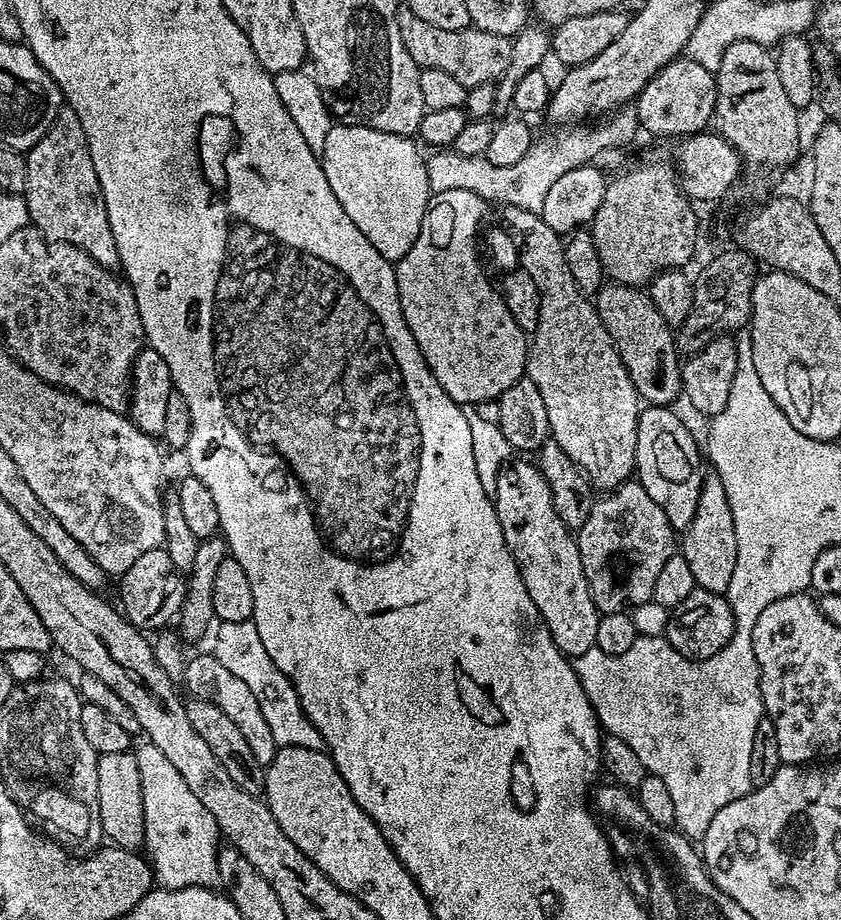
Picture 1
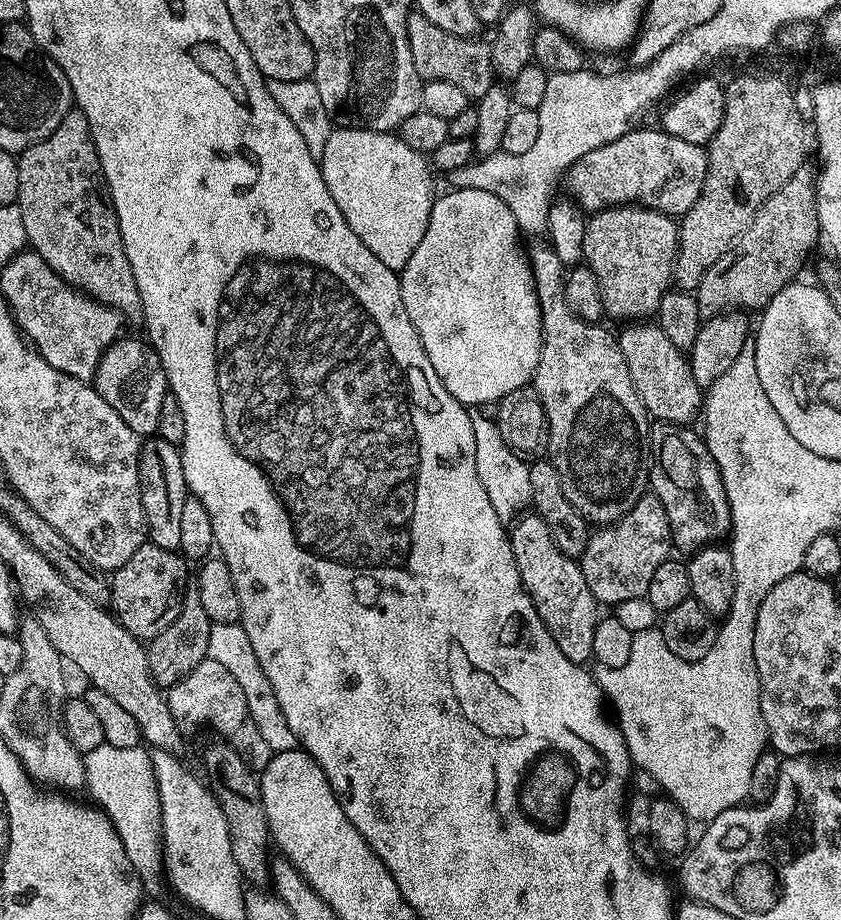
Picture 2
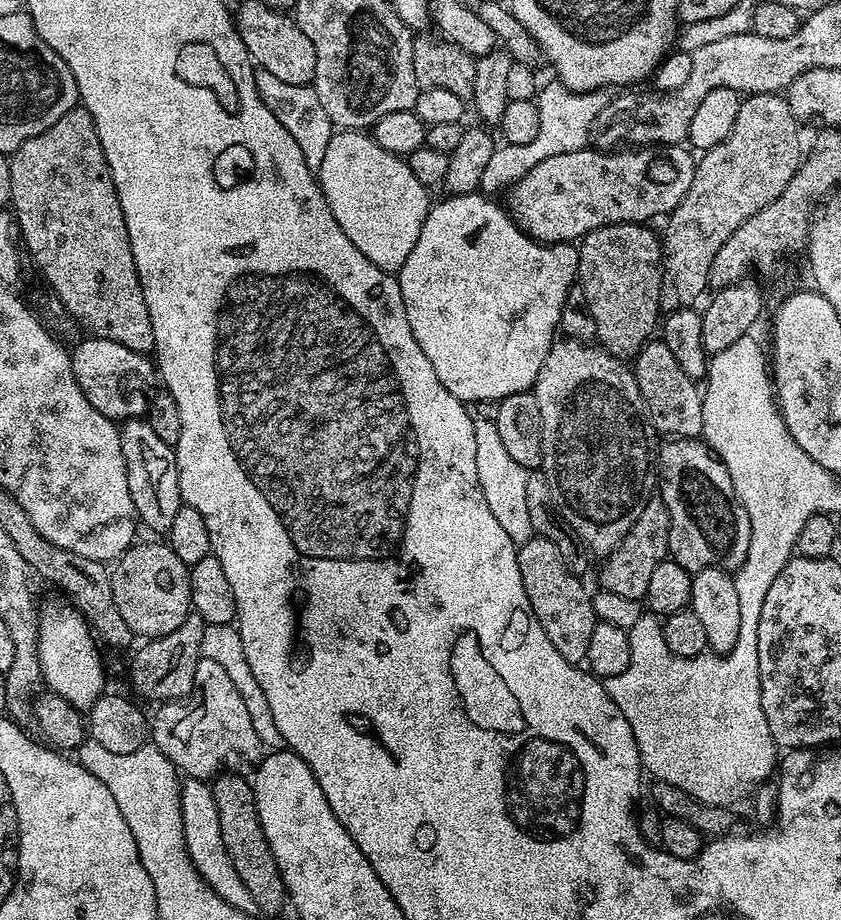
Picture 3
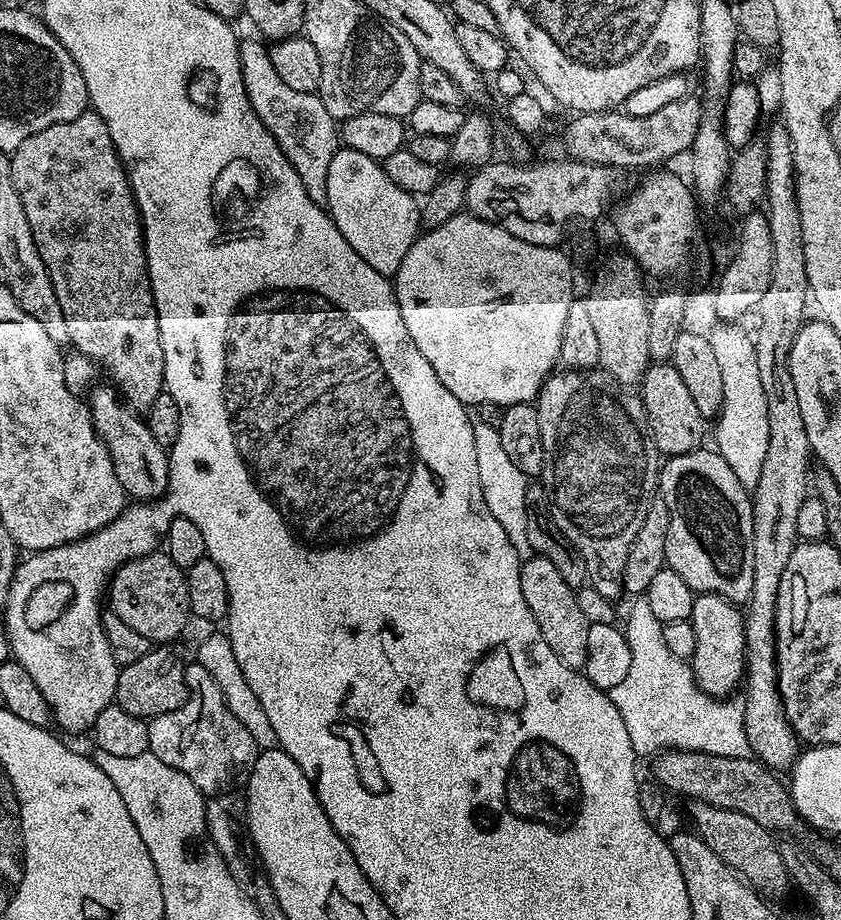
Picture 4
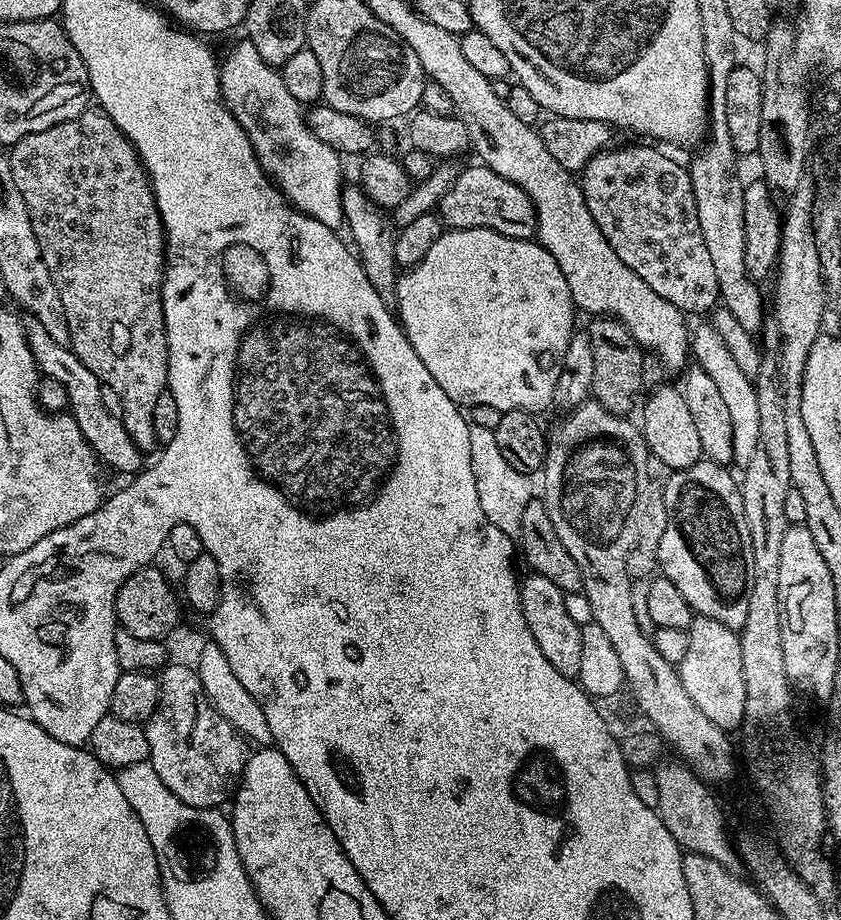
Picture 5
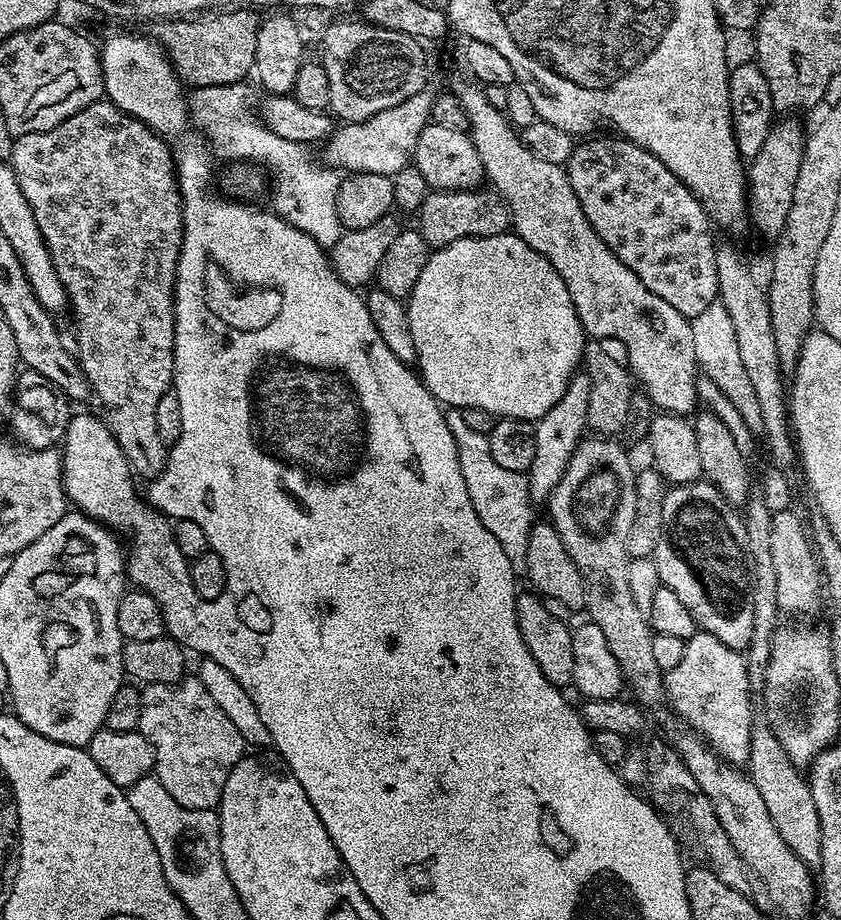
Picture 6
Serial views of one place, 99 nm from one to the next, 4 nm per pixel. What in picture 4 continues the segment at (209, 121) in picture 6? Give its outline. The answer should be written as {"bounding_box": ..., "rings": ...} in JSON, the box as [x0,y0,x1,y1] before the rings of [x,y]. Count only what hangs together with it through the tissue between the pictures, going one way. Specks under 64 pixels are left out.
{"bounding_box":[240,39,338,205],"rings":[[[255,39],[240,40],[242,82],[246,86],[250,106],[254,114],[262,118],[262,126],[274,134],[290,166],[298,170],[298,178],[302,178],[306,194],[310,194],[316,204],[323,205],[326,201],[326,174],[330,171],[330,158],[334,158],[338,147],[337,121],[332,119],[316,92],[303,92],[286,86],[278,70],[274,70],[274,62],[270,62],[269,45],[263,39]]]}

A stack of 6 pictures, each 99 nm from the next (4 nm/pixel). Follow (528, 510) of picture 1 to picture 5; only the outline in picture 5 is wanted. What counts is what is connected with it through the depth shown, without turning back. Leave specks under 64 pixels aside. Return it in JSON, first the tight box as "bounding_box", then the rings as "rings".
{"bounding_box":[520,572,582,677],"rings":[[[532,572],[520,580],[520,605],[526,618],[526,626],[530,626],[530,634],[534,634],[534,642],[538,642],[538,650],[546,654],[546,662],[558,670],[563,676],[579,677],[582,670],[582,634],[580,625],[570,618],[566,608],[566,593],[550,578],[542,578],[542,574]]]}

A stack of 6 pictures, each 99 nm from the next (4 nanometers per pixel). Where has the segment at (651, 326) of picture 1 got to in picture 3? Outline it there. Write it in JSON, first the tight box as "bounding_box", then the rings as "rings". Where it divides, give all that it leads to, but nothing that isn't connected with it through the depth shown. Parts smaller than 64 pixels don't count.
{"bounding_box":[634,338,704,438],"rings":[[[656,338],[651,342],[644,345],[634,357],[634,371],[636,373],[636,381],[638,382],[638,390],[640,391],[640,397],[644,400],[644,412],[647,419],[657,428],[658,431],[664,435],[664,438],[696,438],[702,433],[702,402],[704,401],[701,389],[698,387],[697,381],[692,380],[687,374],[686,370],[682,370],[682,366],[678,366],[678,358],[674,358],[674,354],[670,354],[670,346],[664,344],[663,339]]]}

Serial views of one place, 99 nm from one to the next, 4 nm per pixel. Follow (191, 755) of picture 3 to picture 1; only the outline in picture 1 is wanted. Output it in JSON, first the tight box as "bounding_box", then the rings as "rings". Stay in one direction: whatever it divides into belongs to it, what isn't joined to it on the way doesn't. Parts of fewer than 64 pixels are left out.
{"bounding_box":[183,654,278,766],"rings":[[[205,654],[205,656],[196,656],[193,660],[191,657],[184,666],[183,683],[188,684],[189,690],[192,691],[191,695],[195,699],[214,702],[218,710],[226,710],[226,714],[230,714],[230,719],[237,724],[238,730],[242,730],[242,734],[246,737],[250,750],[254,750],[254,758],[259,764],[267,766],[274,759],[278,751],[274,742],[274,733],[266,723],[254,693],[247,688],[246,682],[241,682],[232,671],[226,670],[226,666],[222,666],[222,662],[218,662],[216,656]]]}

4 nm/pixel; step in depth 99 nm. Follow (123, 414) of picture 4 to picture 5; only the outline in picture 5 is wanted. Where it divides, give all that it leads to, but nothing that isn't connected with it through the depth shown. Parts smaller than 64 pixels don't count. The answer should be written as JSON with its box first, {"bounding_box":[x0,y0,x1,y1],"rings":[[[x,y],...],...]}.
{"bounding_box":[23,318,146,474],"rings":[[[28,318],[23,321],[26,342],[30,346],[30,354],[34,354],[34,362],[44,378],[54,379],[65,387],[68,395],[70,414],[78,422],[78,430],[82,430],[82,438],[91,446],[92,452],[101,465],[113,468],[116,472],[135,474],[145,467],[146,456],[138,446],[134,446],[134,438],[126,434],[126,426],[115,411],[108,409],[104,401],[106,389],[96,375],[72,352],[71,347],[64,347],[50,338],[50,333],[36,319]]]}

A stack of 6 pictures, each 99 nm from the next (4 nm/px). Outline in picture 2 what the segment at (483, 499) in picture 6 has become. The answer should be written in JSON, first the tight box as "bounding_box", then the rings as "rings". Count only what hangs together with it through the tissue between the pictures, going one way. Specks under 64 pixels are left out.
{"bounding_box":[468,410,532,525],"rings":[[[474,410],[469,411],[468,417],[474,426],[474,466],[478,466],[478,482],[482,482],[482,490],[486,490],[490,506],[494,506],[494,514],[498,514],[504,525],[511,525],[532,498],[529,461],[514,454],[510,446],[506,446],[496,421],[483,419]]]}

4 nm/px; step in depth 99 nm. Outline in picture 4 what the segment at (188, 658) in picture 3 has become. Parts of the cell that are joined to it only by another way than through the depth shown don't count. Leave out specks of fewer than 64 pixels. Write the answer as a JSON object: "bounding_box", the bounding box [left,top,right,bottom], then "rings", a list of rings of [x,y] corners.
{"bounding_box":[114,646,188,720],"rings":[[[154,646],[138,662],[130,662],[120,668],[116,683],[114,703],[126,714],[134,714],[134,718],[153,720],[156,716],[170,714],[170,710],[178,710],[188,700],[188,687],[184,677],[185,661],[172,646]]]}

